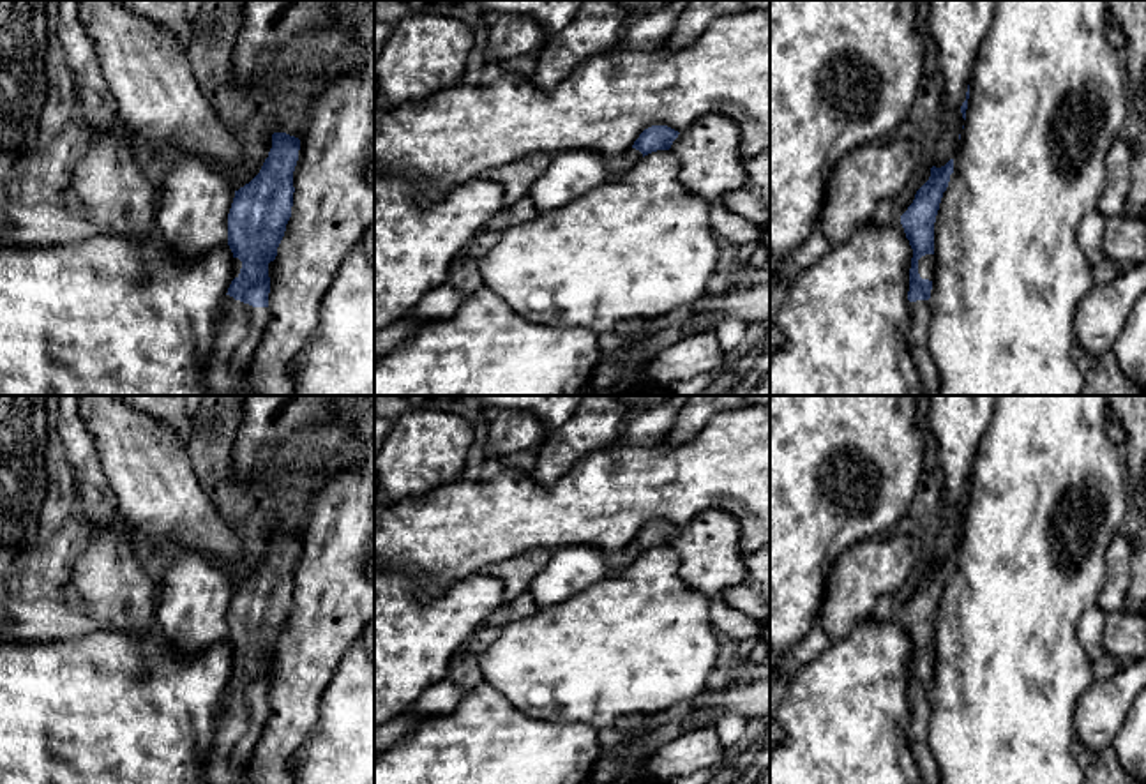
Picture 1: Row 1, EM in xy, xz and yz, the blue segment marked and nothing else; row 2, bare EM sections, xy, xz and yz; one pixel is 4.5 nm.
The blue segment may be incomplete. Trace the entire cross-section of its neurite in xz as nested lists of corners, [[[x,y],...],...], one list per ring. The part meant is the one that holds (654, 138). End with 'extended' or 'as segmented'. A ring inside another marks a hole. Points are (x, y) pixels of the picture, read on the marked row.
[[[652,125],[645,129],[627,152],[609,159],[607,182],[614,184],[622,180],[622,177],[645,155],[657,150],[669,150],[678,134],[678,131],[667,125]]]; extended

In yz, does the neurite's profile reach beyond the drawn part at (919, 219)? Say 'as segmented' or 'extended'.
extended

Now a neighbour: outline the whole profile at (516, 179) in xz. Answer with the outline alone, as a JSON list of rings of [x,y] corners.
[[[533,152],[509,164],[487,170],[482,178],[496,182],[503,189],[503,205],[514,205],[528,196],[535,180],[549,168],[553,154]]]

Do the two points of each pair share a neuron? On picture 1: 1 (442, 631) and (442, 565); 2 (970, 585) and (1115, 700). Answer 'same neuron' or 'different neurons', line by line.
1: different neurons
2: different neurons

